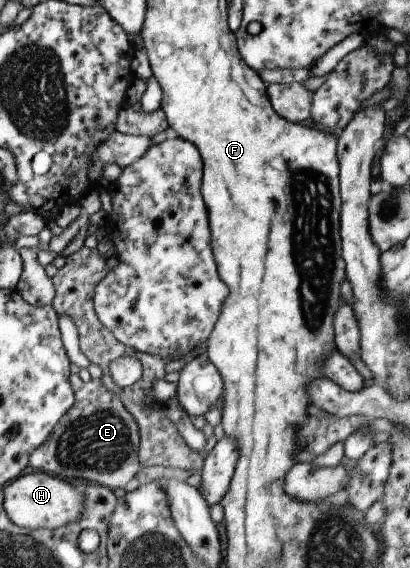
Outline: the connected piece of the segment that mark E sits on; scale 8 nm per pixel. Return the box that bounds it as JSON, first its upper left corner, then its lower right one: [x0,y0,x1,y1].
[28,374,142,492]

